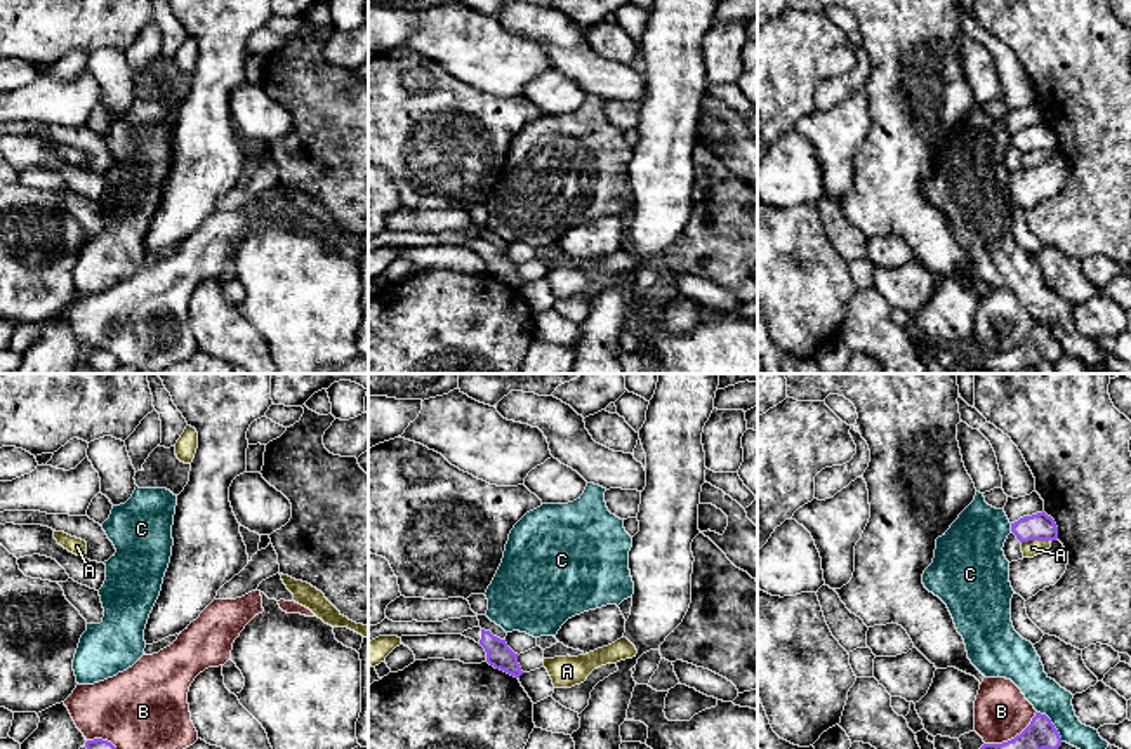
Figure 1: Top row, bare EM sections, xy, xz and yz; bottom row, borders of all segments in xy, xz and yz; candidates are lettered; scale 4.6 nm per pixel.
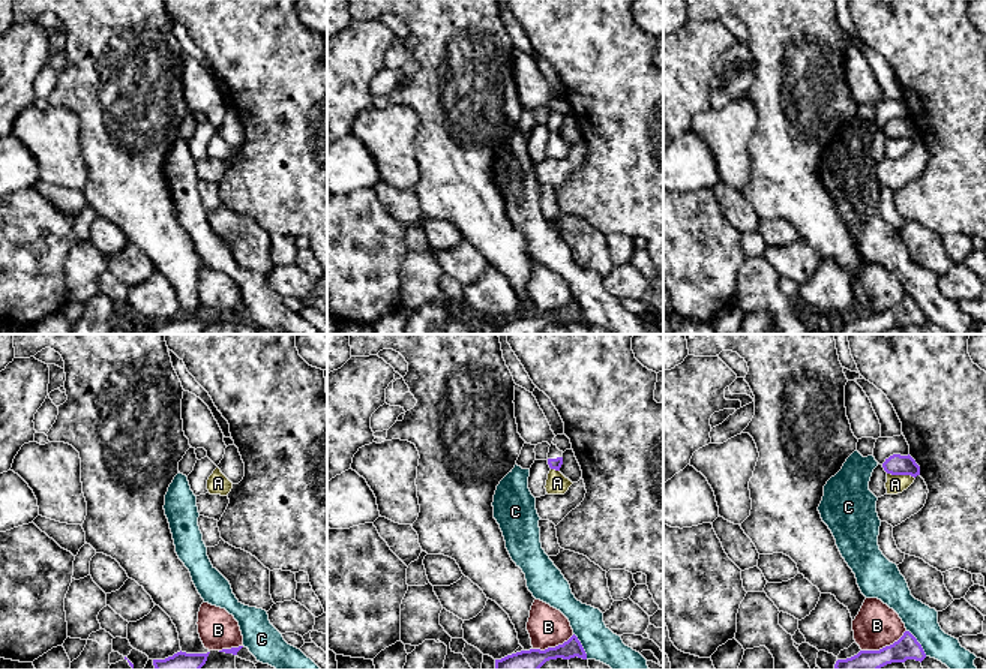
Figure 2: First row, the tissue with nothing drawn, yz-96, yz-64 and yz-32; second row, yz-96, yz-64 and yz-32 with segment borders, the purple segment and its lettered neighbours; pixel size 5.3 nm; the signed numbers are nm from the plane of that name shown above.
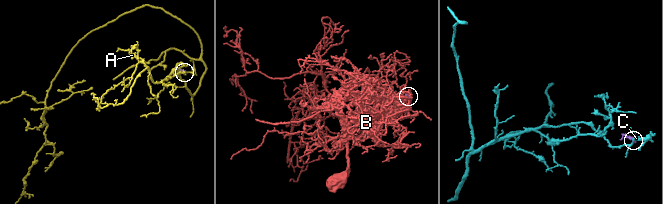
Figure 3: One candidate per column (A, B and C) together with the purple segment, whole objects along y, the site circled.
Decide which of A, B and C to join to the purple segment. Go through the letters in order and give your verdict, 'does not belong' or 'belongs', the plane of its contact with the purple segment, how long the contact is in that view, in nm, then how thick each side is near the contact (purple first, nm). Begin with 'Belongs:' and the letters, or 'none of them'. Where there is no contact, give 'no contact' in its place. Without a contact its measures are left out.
Belongs: none of them
A: does not belong; meets purple in yz; contact 140 nm long; 130 nm thick on the purple side, 80 nm on the other
B: does not belong; meets purple in yz; contact 280 nm long; 140 nm thick on the purple side, 260 nm on the other
C: does not belong; meets purple in yz; contact 180 nm long; 140 nm thick on the purple side, 160 nm on the other

